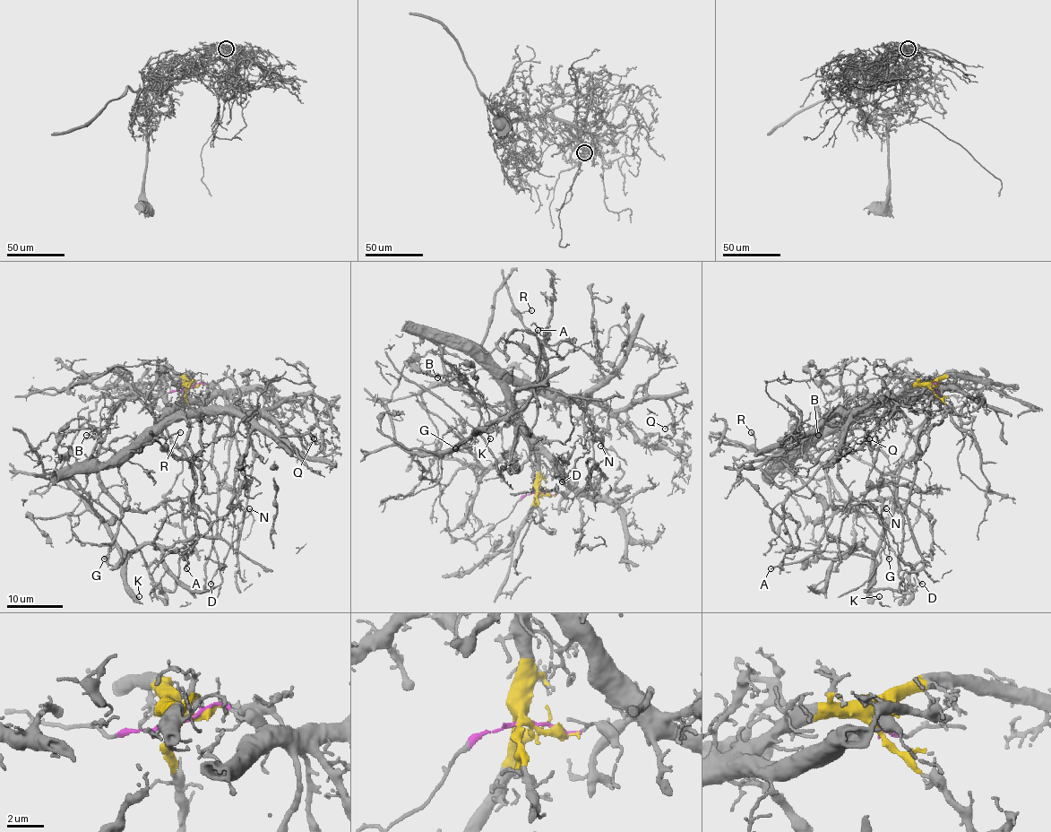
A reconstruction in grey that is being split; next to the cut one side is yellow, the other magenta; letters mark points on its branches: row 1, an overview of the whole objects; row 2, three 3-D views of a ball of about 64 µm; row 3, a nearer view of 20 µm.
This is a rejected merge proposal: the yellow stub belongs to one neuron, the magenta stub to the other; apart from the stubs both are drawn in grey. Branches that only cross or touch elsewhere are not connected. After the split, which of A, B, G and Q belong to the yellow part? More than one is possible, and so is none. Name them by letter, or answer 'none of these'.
B, Q

